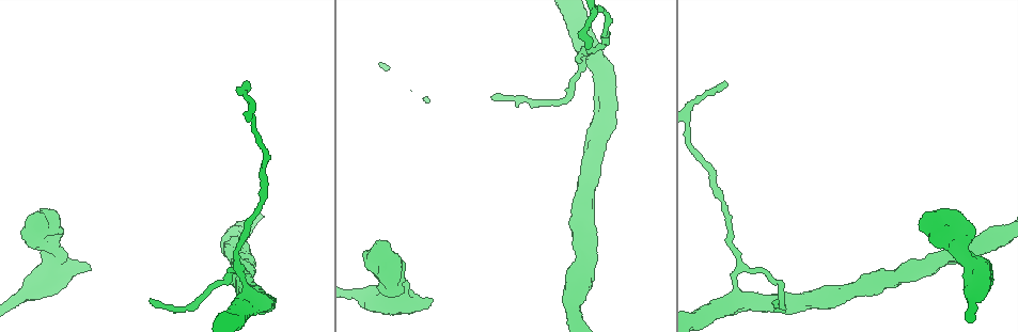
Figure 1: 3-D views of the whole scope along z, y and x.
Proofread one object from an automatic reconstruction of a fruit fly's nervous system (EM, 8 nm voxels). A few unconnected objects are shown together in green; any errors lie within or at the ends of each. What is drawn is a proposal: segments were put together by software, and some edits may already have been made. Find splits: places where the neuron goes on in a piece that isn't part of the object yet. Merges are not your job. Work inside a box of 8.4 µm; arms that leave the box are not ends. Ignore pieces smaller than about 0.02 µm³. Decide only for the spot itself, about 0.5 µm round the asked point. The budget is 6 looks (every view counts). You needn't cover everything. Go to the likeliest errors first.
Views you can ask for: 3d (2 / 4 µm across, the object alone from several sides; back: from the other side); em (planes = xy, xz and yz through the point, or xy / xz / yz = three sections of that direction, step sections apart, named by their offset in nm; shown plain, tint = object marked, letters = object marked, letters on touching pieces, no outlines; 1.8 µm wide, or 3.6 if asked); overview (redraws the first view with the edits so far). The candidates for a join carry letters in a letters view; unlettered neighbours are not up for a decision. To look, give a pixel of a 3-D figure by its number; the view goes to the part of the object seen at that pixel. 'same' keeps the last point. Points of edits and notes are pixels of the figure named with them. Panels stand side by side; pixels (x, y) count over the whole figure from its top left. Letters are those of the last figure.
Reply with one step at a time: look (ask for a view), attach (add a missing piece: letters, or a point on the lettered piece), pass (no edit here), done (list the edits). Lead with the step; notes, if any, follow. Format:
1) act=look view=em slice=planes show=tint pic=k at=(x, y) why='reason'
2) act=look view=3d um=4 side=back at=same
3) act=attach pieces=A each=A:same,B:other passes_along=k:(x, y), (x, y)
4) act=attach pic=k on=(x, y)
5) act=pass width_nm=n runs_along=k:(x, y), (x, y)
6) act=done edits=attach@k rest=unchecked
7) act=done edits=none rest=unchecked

act=look view=em slice=planes show=tint pic=1 at=(89, 270) why='thick end'

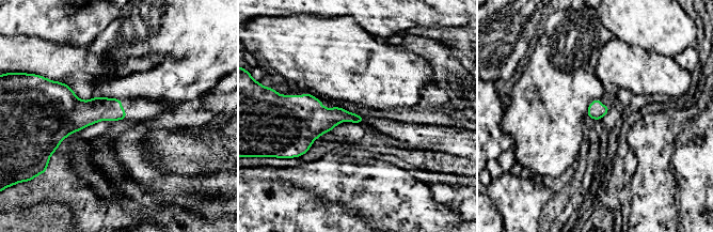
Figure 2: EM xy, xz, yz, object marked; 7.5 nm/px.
act=look view=em slice=planes show=letters at=same

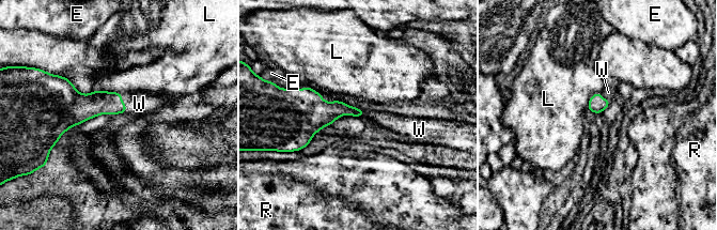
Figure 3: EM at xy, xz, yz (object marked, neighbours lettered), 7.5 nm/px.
act=attach pieces=W each=E:other,L:other,R:other,W:same passes_along=3:(97, 103), (123, 103), (139, 104) found='the neuron continues'

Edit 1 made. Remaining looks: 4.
act=look view=3d um=4 pic=1 at=(385, 261) why='abrupt turn'

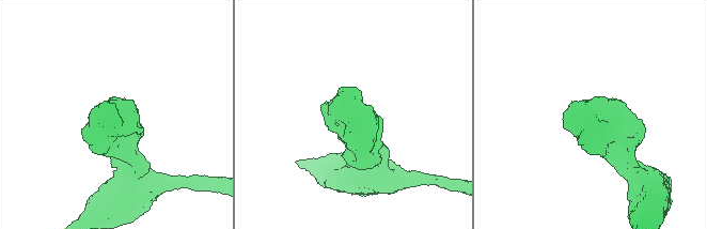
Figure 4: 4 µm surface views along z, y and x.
act=look view=em slice=yz step=16 show=tint pic=4 at=(113, 126) arm_widths_nm=280,400

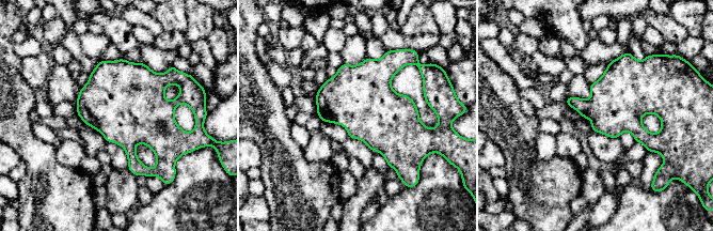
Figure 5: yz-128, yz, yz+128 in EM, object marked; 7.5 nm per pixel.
act=look view=em slice=yz step=16 show=letters at=same

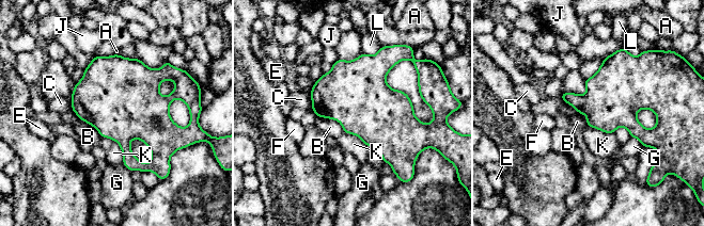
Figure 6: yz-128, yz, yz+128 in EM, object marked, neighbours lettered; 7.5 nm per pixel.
act=pass longest_contact=K:260nm each=A:other,B:other,C:other,E:other,F:other,G:other,J:other,K:other,L:other border=6:(316, 115), (337, 119), (344, 131) found='none of them fits'

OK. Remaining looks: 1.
act=done edits=attach@3 rest=unchecked

